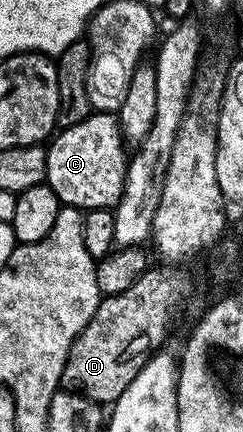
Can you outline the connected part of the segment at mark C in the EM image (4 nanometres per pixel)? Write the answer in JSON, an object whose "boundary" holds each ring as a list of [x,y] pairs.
{"boundary":[[[92,112],[81,123],[68,129],[60,128],[46,146],[45,184],[57,195],[60,206],[84,211],[114,209],[127,182],[128,158],[123,157],[123,148],[125,142],[116,114]]]}

